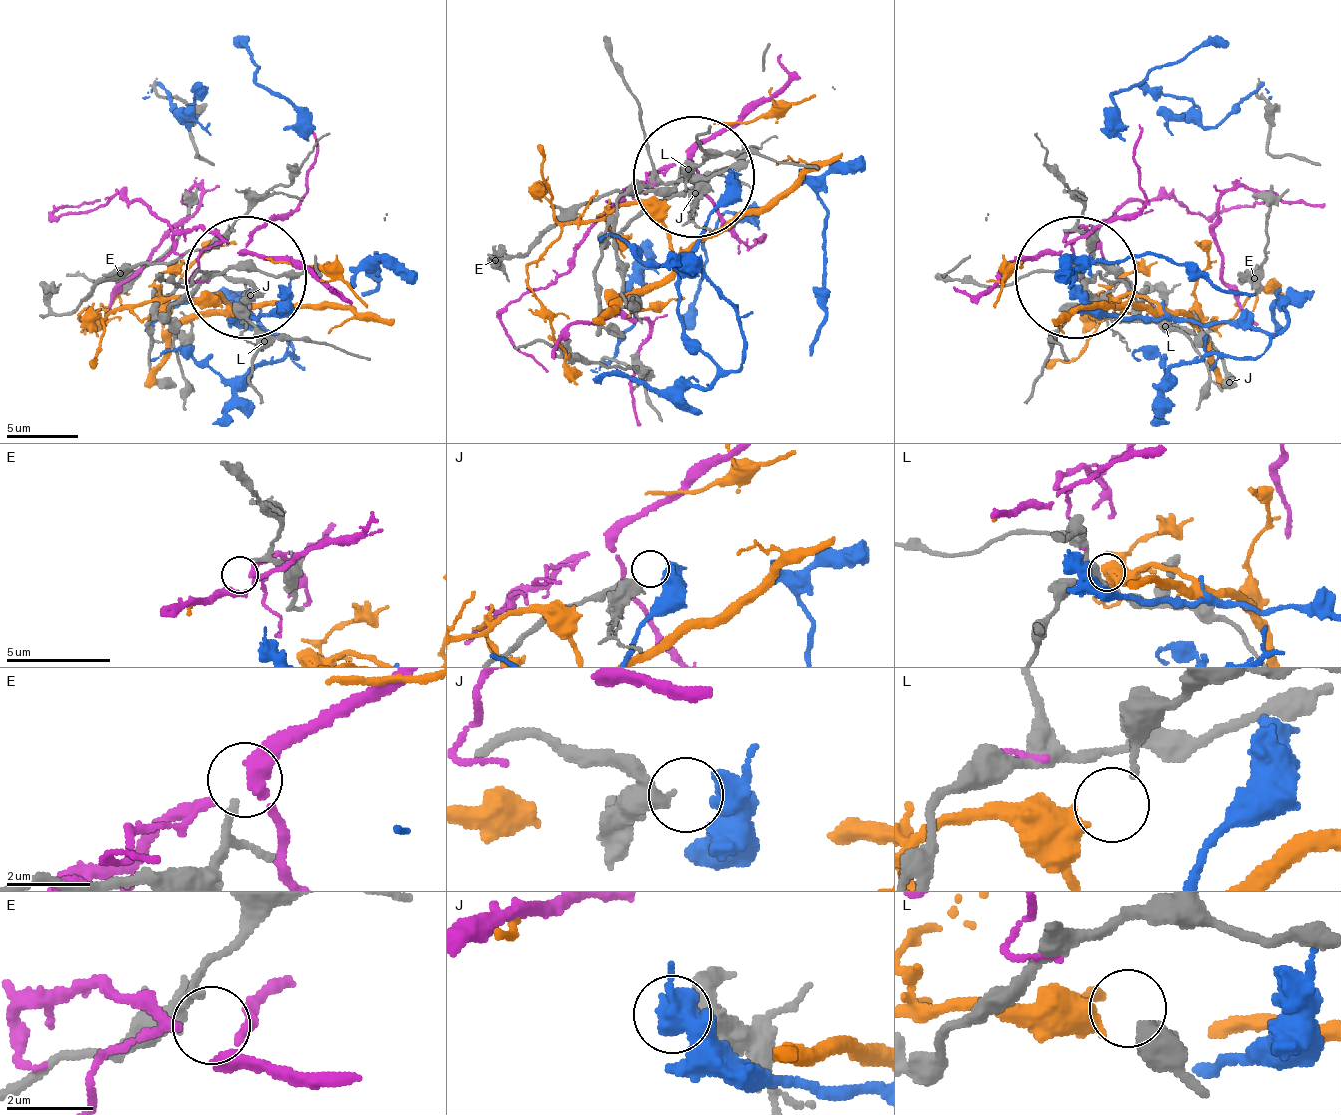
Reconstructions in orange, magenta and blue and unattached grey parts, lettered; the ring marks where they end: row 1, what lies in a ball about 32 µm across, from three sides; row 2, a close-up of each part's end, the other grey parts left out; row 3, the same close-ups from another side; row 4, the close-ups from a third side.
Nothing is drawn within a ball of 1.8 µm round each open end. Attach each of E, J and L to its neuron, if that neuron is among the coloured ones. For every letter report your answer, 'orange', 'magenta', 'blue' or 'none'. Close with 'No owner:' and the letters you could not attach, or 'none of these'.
E: none
J: none
L: none
No owner: E, J, L

